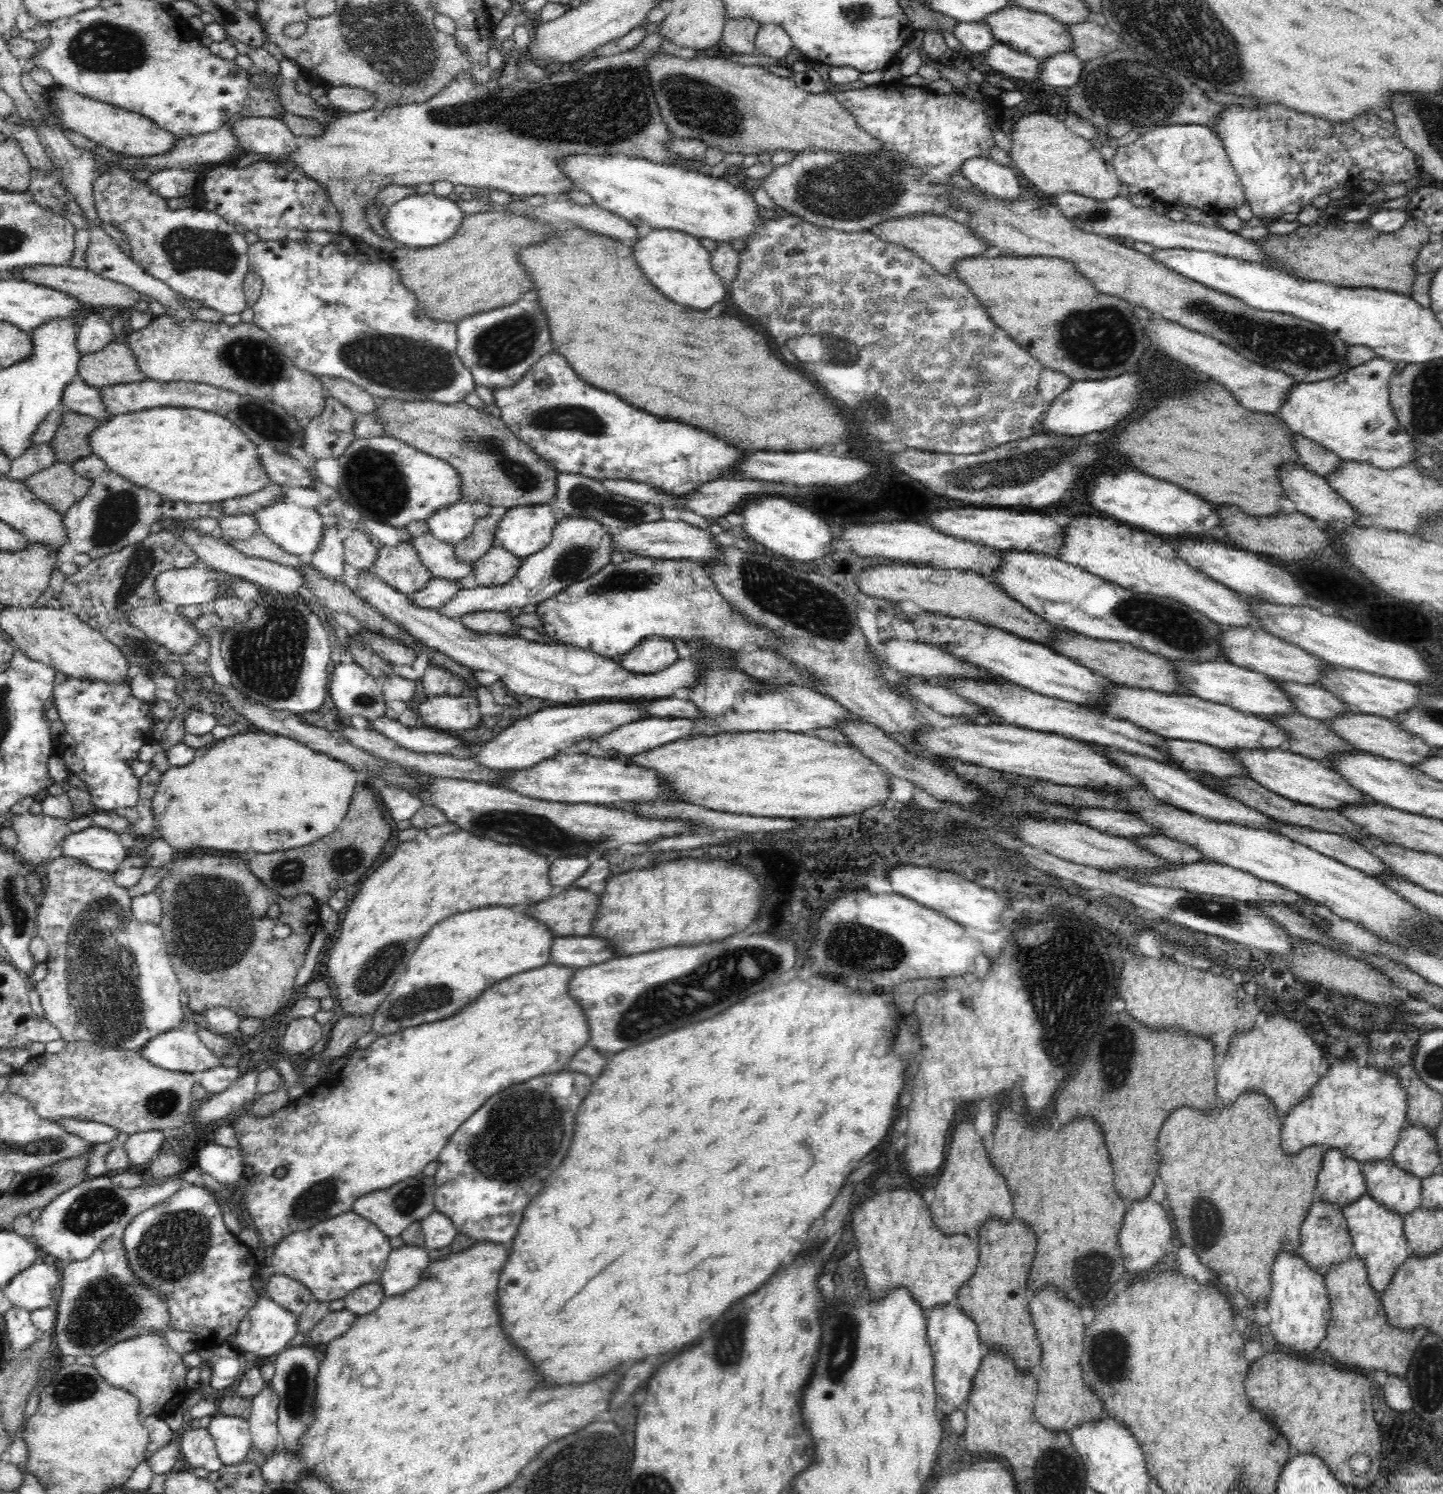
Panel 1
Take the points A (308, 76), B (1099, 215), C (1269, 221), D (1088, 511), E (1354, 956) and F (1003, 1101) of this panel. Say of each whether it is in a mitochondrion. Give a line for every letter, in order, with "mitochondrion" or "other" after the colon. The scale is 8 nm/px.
A: other
B: mitochondrion
C: other
D: other
E: other
F: other

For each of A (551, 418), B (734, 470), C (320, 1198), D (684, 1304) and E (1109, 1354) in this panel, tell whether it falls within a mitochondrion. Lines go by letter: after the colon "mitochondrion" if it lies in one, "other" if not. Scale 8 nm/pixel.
A: mitochondrion
B: other
C: mitochondrion
D: other
E: mitochondrion

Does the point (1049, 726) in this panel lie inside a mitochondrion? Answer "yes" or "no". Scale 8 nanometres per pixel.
no

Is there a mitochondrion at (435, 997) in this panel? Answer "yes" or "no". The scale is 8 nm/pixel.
yes

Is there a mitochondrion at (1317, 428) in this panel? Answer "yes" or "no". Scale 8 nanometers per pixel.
no

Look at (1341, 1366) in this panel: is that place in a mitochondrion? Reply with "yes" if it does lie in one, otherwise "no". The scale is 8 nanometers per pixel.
no

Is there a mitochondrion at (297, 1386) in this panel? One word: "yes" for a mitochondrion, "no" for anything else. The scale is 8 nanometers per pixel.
yes

